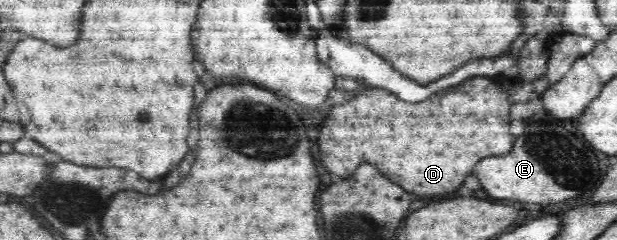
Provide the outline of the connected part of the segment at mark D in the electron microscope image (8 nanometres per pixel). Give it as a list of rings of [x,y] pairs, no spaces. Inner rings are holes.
[[[487,76],[471,77],[455,85],[455,88],[447,88],[419,104],[403,102],[395,93],[385,88],[369,88],[363,94],[355,96],[351,102],[331,108],[327,120],[321,126],[323,132],[319,134],[321,160],[325,168],[337,176],[347,176],[347,172],[351,172],[351,168],[355,168],[359,160],[371,160],[371,164],[375,164],[379,172],[383,172],[389,180],[395,180],[395,184],[403,184],[407,192],[419,198],[451,196],[473,172],[475,164],[483,160],[483,156],[491,156],[491,152],[511,152],[511,144],[515,142],[515,138],[509,136],[510,106],[507,88]],[[463,116],[467,116],[465,126],[461,122]]]

